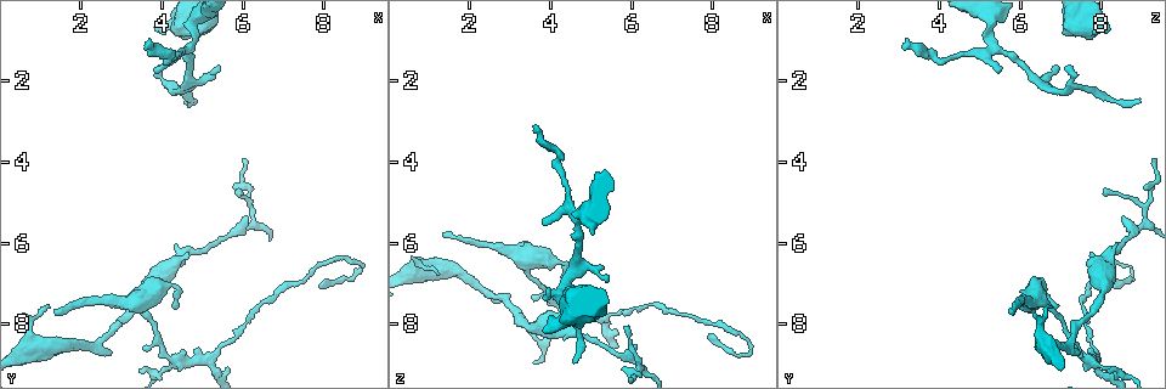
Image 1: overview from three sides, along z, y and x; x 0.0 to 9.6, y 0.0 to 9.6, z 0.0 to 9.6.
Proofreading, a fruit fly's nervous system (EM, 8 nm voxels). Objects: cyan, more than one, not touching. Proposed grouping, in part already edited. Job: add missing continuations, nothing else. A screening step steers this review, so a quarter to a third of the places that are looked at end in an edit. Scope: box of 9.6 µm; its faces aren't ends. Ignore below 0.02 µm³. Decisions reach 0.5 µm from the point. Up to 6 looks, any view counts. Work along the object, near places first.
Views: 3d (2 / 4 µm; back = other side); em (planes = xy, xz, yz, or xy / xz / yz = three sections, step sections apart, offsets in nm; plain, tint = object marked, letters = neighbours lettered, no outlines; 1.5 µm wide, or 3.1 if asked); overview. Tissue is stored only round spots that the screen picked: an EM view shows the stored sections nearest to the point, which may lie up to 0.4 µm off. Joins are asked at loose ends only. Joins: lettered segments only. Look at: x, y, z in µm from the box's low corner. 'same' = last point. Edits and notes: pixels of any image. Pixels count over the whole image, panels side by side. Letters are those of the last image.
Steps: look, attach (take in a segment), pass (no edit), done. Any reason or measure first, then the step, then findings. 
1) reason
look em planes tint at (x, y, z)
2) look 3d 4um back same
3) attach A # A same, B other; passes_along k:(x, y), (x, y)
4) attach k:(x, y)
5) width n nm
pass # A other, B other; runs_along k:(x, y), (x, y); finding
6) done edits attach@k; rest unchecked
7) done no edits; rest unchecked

thin end
look em planes tint at (3.60, 1.20, 3.10)

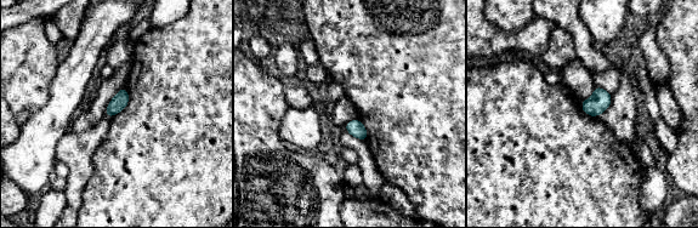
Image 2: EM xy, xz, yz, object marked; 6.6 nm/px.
what lies round it
look em planes letters same

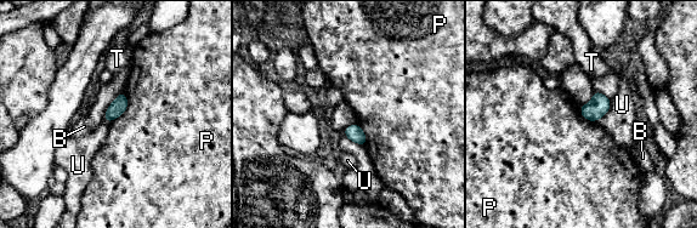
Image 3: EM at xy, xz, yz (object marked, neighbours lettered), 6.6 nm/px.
pass # B other, P other, T other, U other; border 3:(125, 91), (126, 109), (108, 123); none of them fits

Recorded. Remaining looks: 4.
branch stops here
look 3d 2um back at (3.85, 0.70, 8.15)

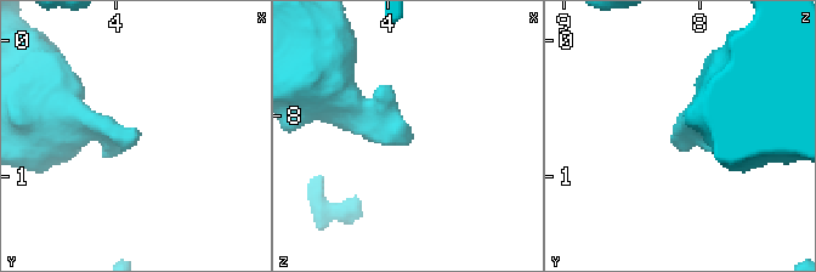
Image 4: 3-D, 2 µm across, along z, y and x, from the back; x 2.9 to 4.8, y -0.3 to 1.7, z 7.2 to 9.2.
need the tissue
look em yz step 8 letters at (3.82, 0.68, 8.20)

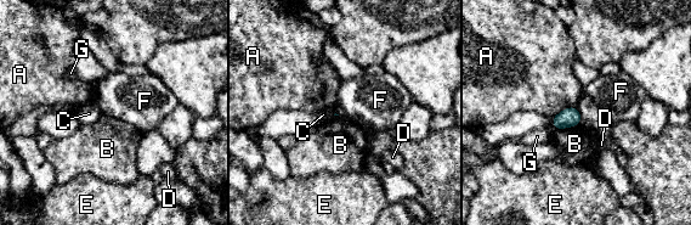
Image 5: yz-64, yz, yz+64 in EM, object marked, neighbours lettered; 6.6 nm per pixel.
look em xz step 8 letters same

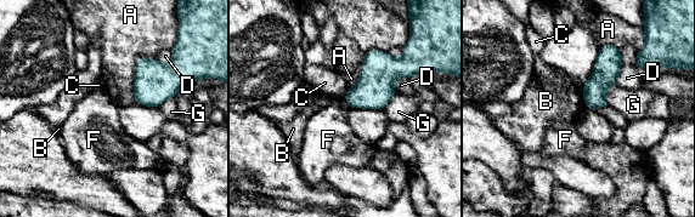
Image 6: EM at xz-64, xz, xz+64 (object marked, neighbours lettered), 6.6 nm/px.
width 160 nm
pass # A other, B other, C other, D other, F other, G other; border 6:(343, 97), (350, 108); no lettered segment goes on from it

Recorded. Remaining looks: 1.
done no edits; rest unchecked

